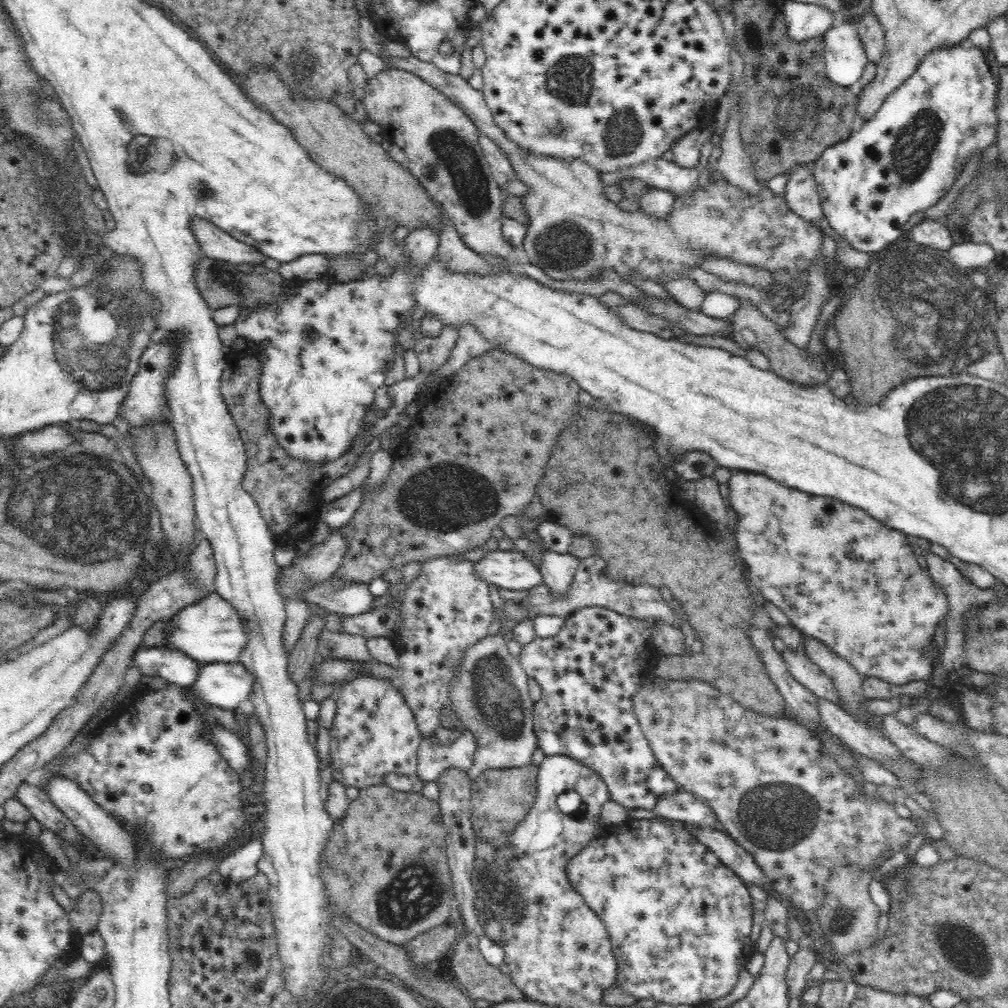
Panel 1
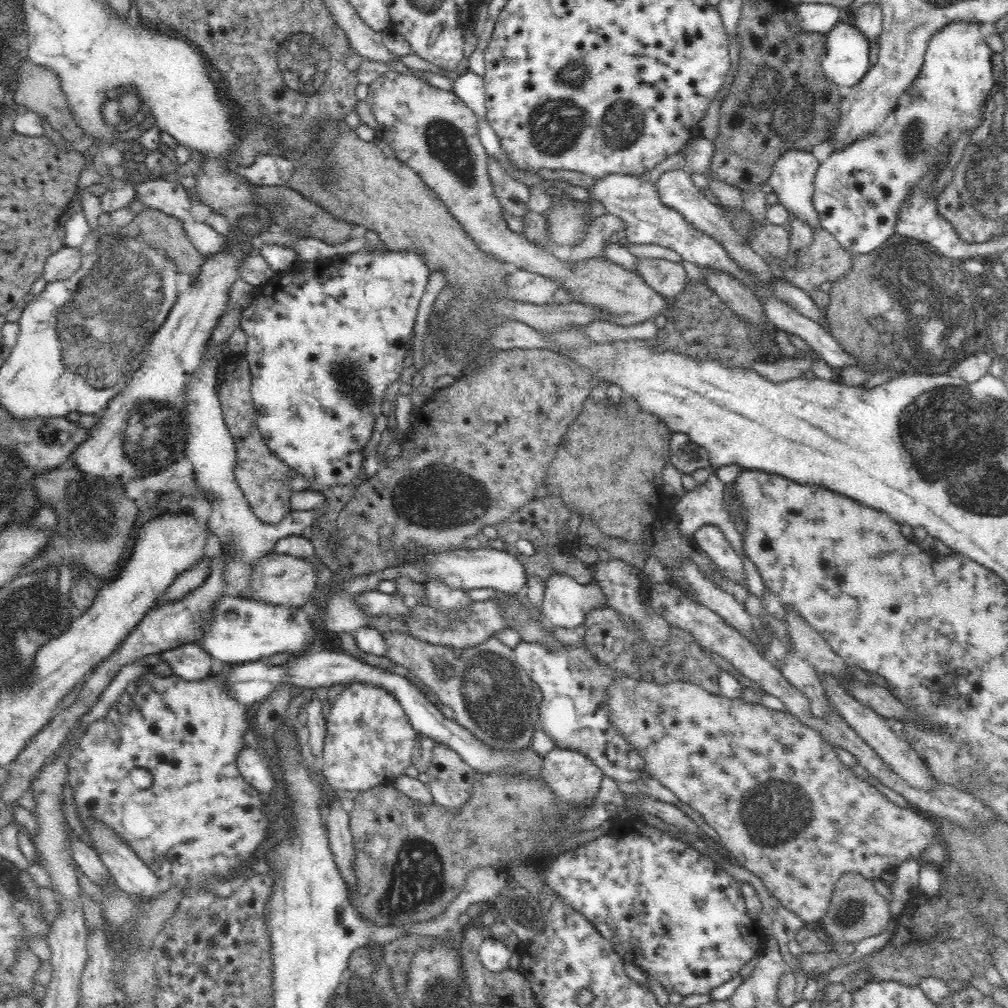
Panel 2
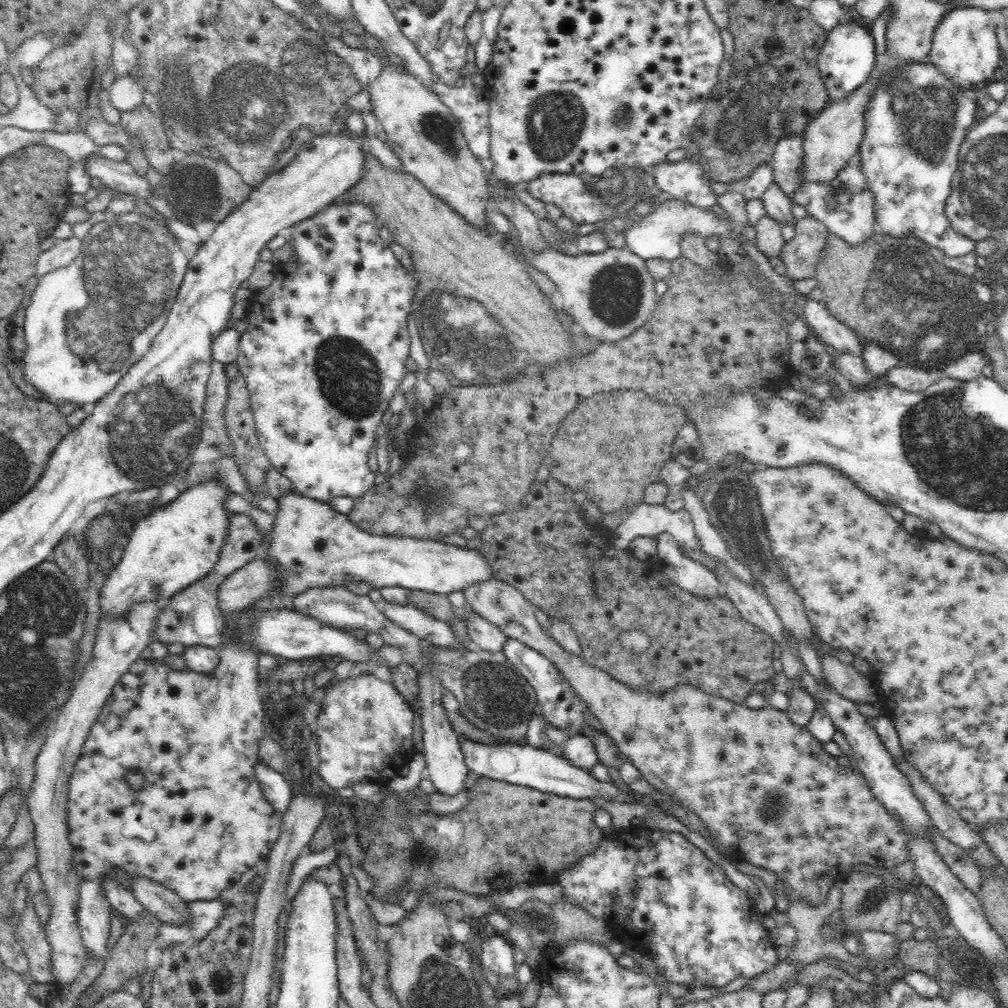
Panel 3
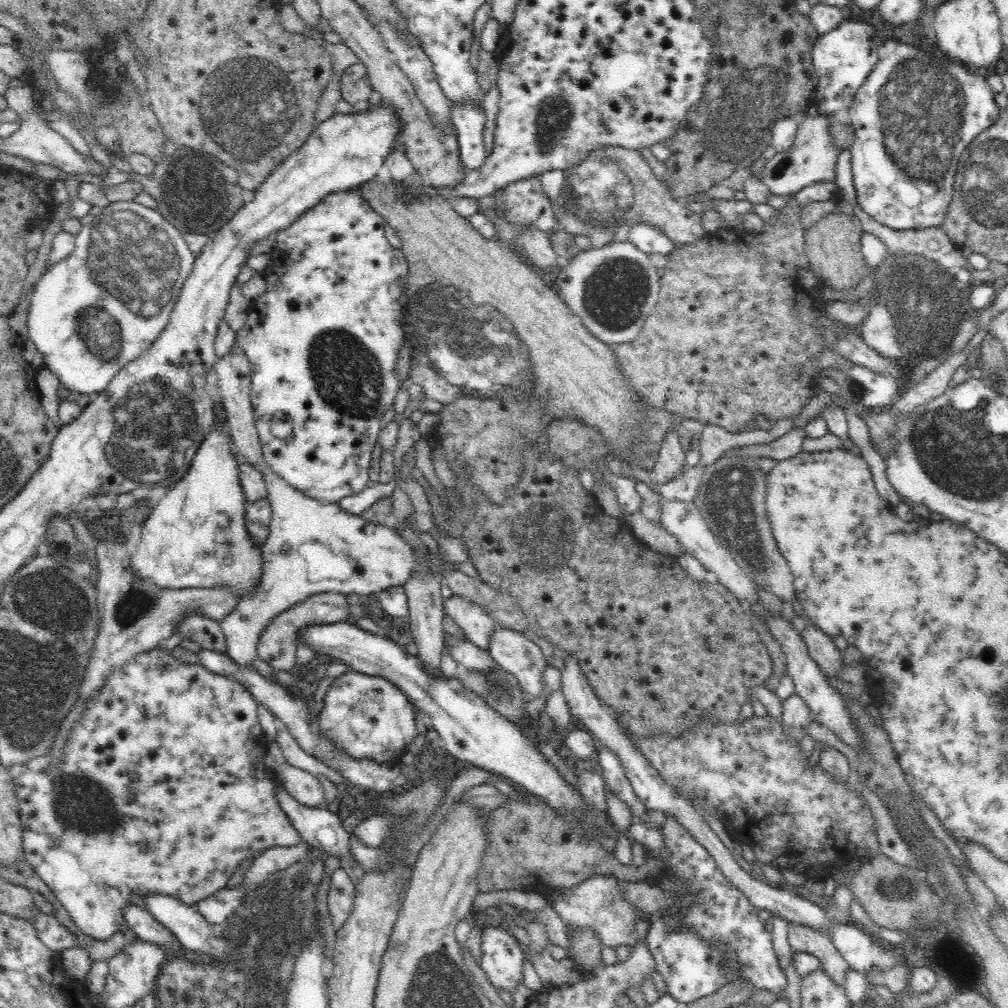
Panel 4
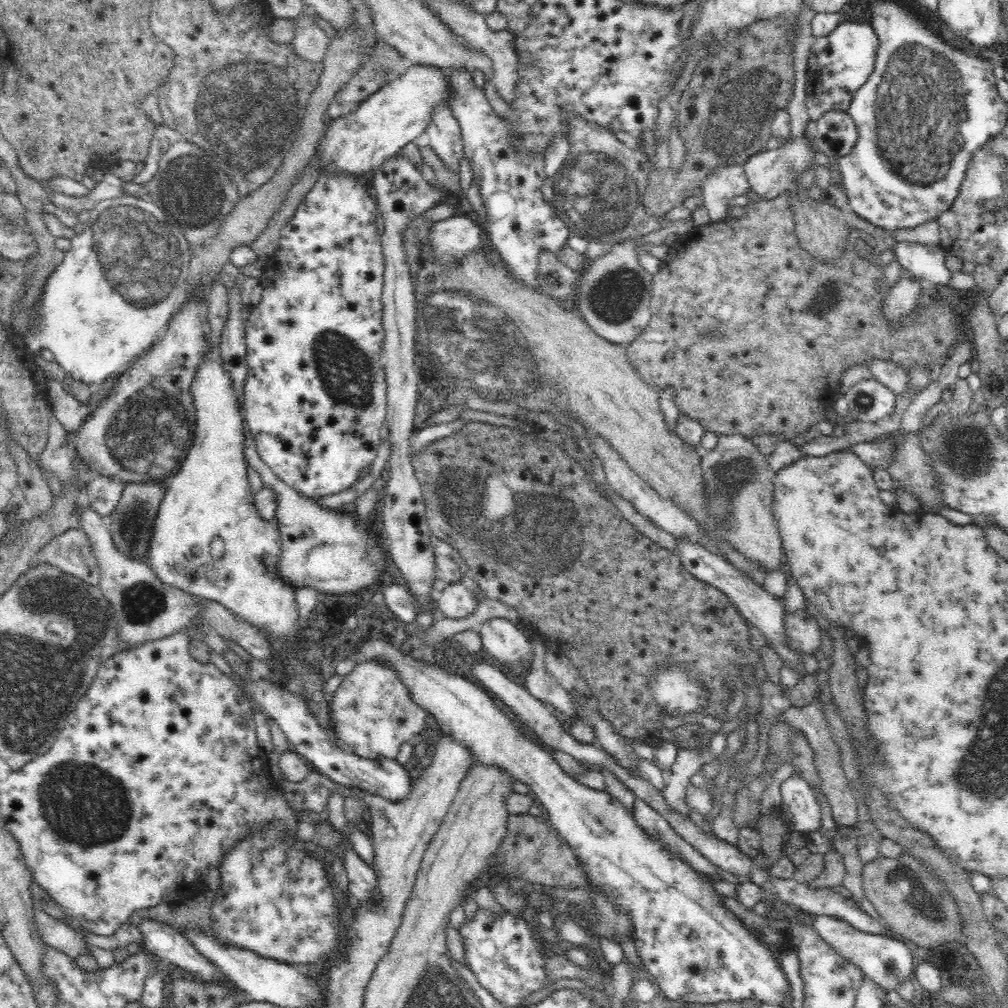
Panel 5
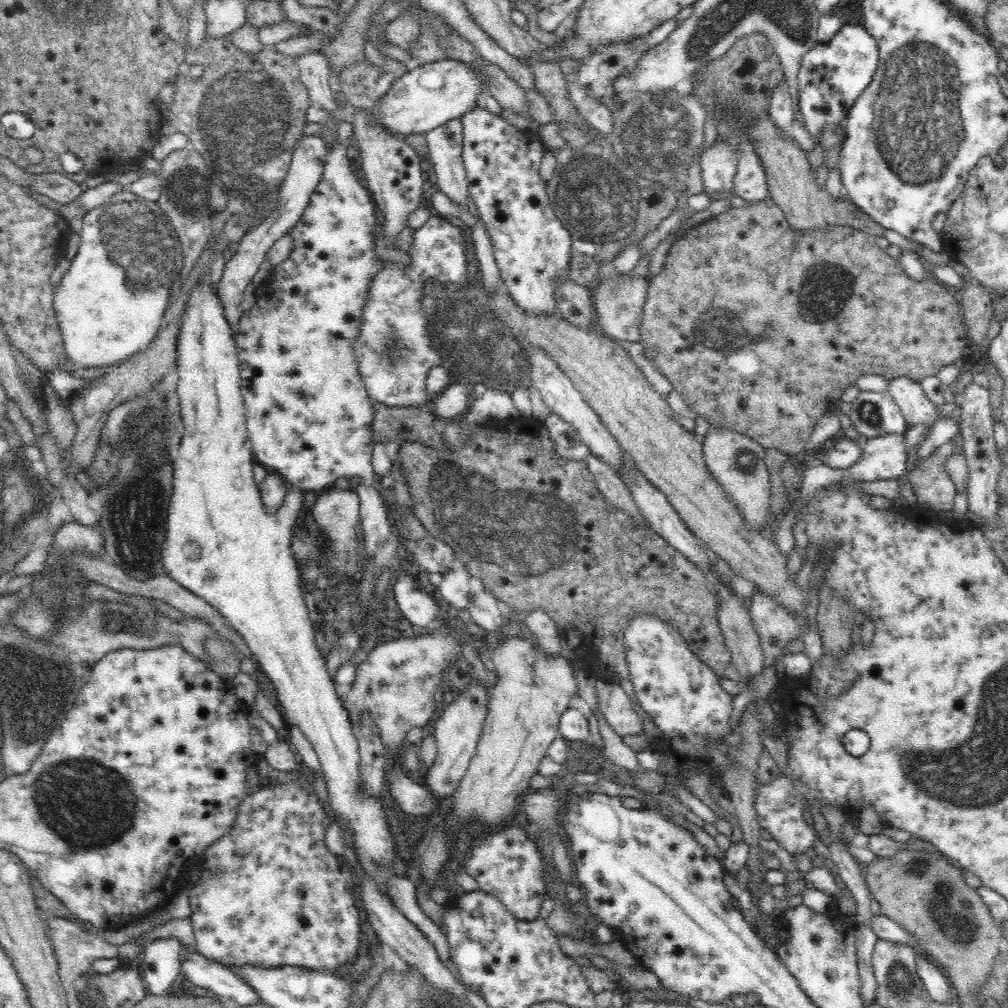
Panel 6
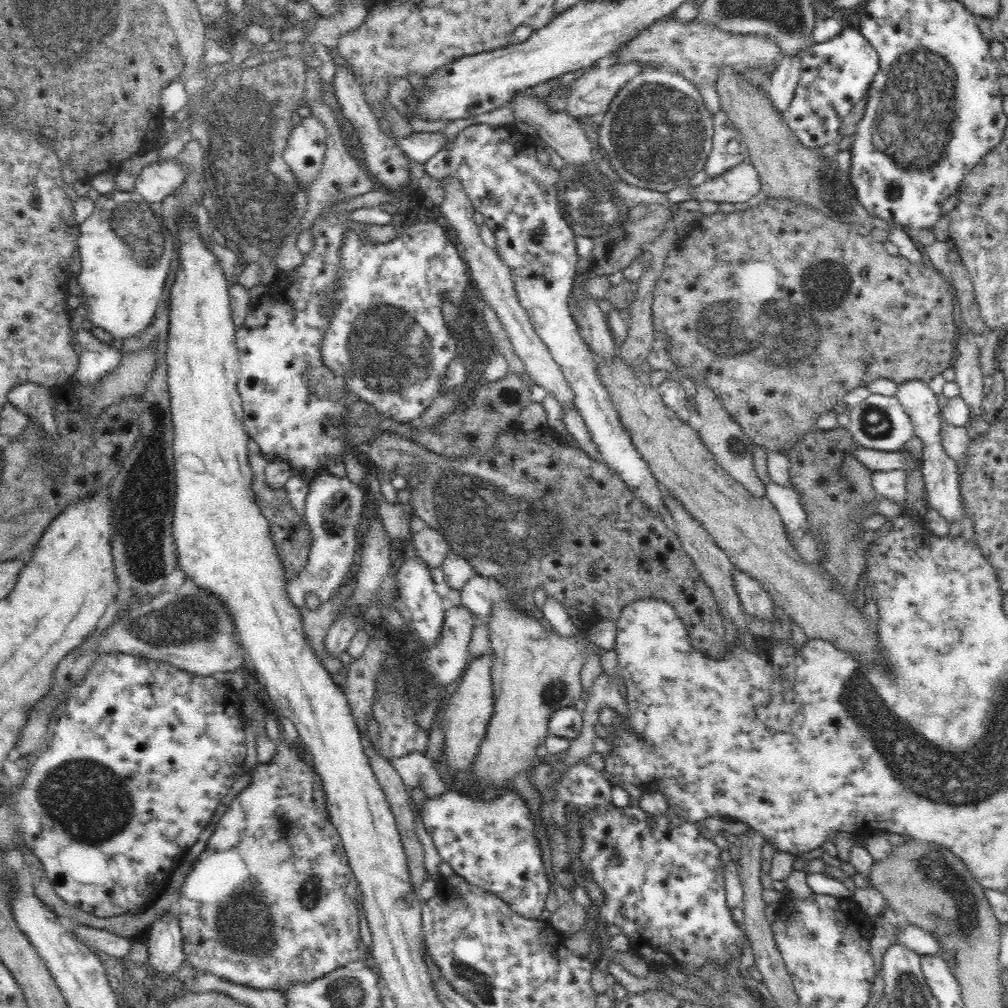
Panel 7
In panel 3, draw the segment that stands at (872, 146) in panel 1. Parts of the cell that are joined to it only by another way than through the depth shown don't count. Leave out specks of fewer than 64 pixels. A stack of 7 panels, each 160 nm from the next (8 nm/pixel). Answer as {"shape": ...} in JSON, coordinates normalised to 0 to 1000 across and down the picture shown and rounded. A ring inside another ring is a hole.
{"shape":[[[952,7],[942,9],[938,15],[935,17],[933,24],[930,24],[929,30],[926,32],[924,49],[922,56],[923,63],[930,68],[933,68],[944,82],[954,86],[958,91],[962,92],[971,81],[981,82],[984,79],[986,69],[990,67],[991,57],[995,56],[990,39],[988,38],[988,16],[981,11],[977,11],[972,7]],[[841,163],[829,178],[819,182],[796,182],[783,195],[788,203],[798,204],[802,213],[816,220],[827,234],[831,234],[843,244],[857,242],[863,234],[867,234],[866,230],[870,224],[867,195],[859,184],[855,164]]]}

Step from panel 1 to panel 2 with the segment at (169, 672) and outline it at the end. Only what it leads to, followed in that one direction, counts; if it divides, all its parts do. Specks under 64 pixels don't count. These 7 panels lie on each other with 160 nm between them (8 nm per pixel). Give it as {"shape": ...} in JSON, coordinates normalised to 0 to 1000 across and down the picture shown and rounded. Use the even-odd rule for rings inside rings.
{"shape":[[[188,638],[158,649],[159,657],[165,657],[172,669],[183,675],[200,675],[210,669],[214,659],[206,647],[196,639]]]}

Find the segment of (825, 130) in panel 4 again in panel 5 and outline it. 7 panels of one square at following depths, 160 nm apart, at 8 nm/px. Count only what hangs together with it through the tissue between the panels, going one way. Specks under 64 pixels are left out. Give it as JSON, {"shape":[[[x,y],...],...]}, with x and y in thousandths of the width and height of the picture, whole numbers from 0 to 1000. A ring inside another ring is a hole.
{"shape":[[[802,136],[786,137],[779,143],[774,145],[771,149],[758,148],[750,154],[746,154],[738,165],[742,182],[744,182],[744,188],[753,192],[753,196],[766,197],[770,196],[778,189],[786,187],[787,182],[791,181],[796,171],[804,168],[805,164],[809,163],[809,153],[812,151],[810,143],[804,144]]]}

